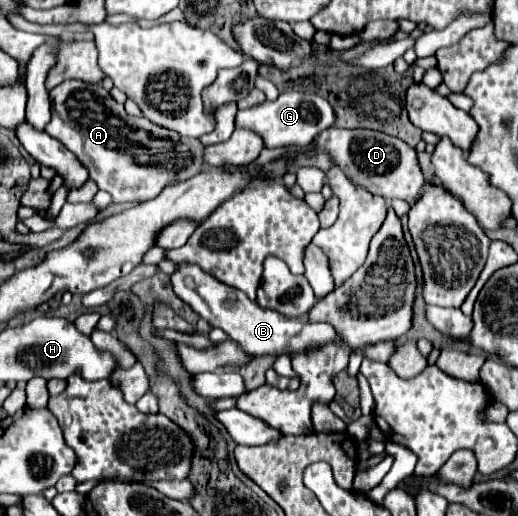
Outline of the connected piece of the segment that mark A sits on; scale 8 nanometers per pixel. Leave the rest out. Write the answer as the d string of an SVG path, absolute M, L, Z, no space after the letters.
M67 79L51 89L49 97L51 121L45 131L85 161L91 179L113 197L113 203L145 201L147 193L161 193L169 183L181 183L205 169L205 145L199 139L129 115L101 85Z

